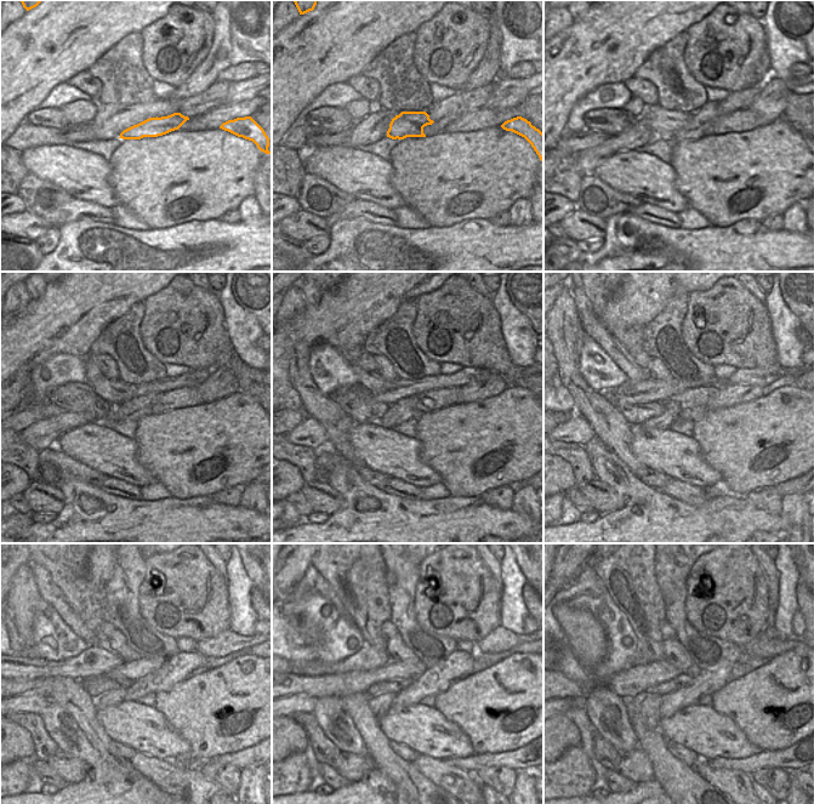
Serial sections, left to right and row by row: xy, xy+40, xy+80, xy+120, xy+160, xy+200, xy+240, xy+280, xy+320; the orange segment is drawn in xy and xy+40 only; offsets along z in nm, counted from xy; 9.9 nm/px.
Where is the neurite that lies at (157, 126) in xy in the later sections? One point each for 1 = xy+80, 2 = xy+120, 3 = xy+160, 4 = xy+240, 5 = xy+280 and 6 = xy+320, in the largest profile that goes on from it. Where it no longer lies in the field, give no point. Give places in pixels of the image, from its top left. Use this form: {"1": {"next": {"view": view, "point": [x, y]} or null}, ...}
{"1": {"next": {"view": "xy+80", "point": [664, 123]}}, "2": {"next": {"view": "xy+120", "point": [115, 392]}}, "3": {"next": {"view": "xy+160", "point": [381, 391]}}, "4": {"next": {"view": "xy+240", "point": [100, 661]}}, "5": {"next": {"view": "xy+280", "point": [369, 659]}}, "6": {"next": {"view": "xy+320", "point": [637, 659]}}}

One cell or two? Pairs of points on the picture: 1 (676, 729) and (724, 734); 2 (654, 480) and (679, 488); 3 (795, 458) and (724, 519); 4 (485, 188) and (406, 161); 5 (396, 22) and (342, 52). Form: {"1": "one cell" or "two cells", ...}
{"1": "one cell", "2": "two cells", "3": "two cells", "4": "one cell", "5": "one cell"}

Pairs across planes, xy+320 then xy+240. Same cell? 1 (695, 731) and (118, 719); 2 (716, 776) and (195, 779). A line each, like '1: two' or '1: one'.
1: one
2: two

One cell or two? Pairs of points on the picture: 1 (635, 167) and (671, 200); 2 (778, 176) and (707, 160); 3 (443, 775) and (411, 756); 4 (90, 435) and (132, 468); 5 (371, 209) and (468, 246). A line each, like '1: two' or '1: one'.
1: one
2: one
3: two
4: one
5: two

